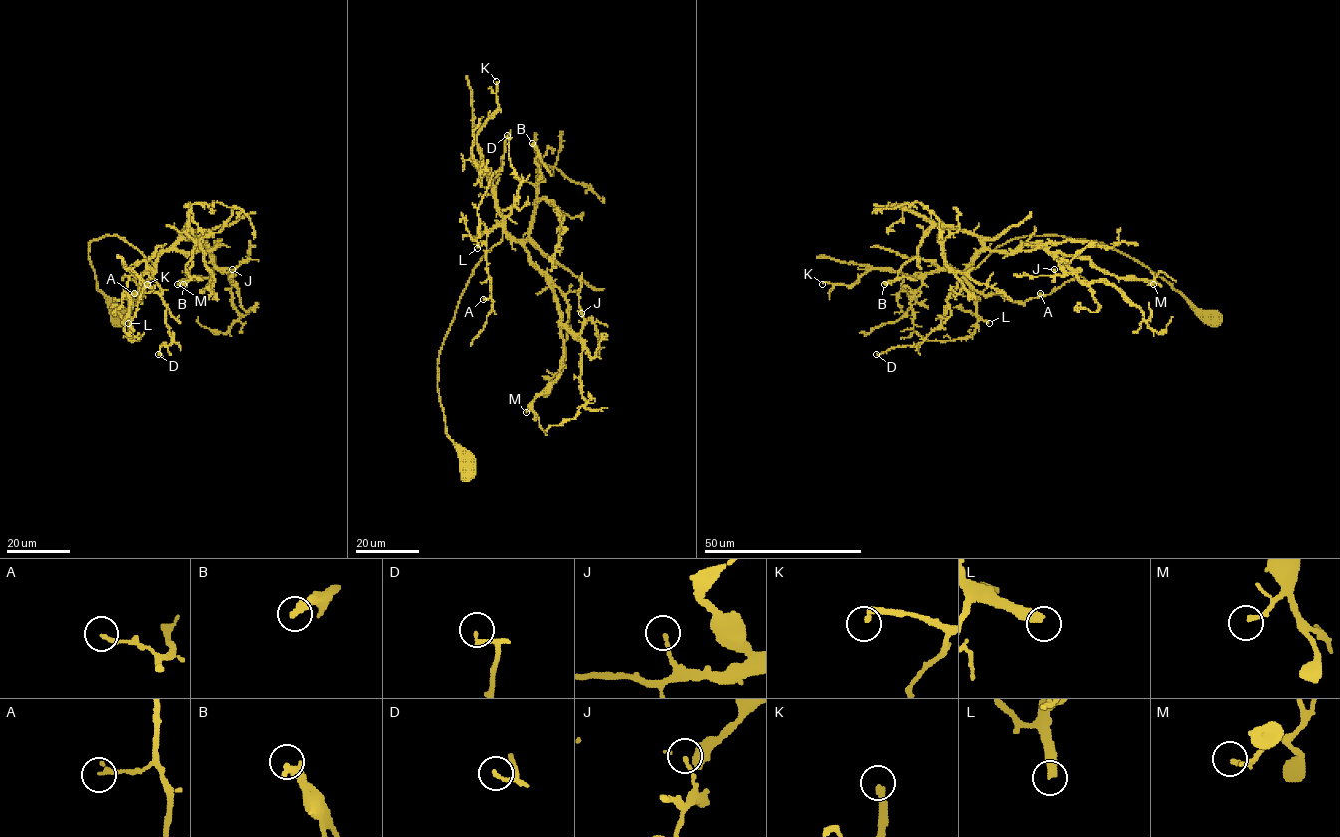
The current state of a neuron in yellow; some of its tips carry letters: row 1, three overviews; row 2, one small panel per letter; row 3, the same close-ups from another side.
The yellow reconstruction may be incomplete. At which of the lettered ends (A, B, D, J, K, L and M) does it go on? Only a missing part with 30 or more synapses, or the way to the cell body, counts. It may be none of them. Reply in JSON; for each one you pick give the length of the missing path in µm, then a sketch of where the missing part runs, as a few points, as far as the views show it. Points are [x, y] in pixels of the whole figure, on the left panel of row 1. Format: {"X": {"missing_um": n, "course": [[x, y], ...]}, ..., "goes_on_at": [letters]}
{"L": {"missing_um": 50, "course": [[128, 323], [131, 326], [126, 326], [120, 333], [120, 343], [112, 351], [119, 361]]}, "goes_on_at": ["L"]}

